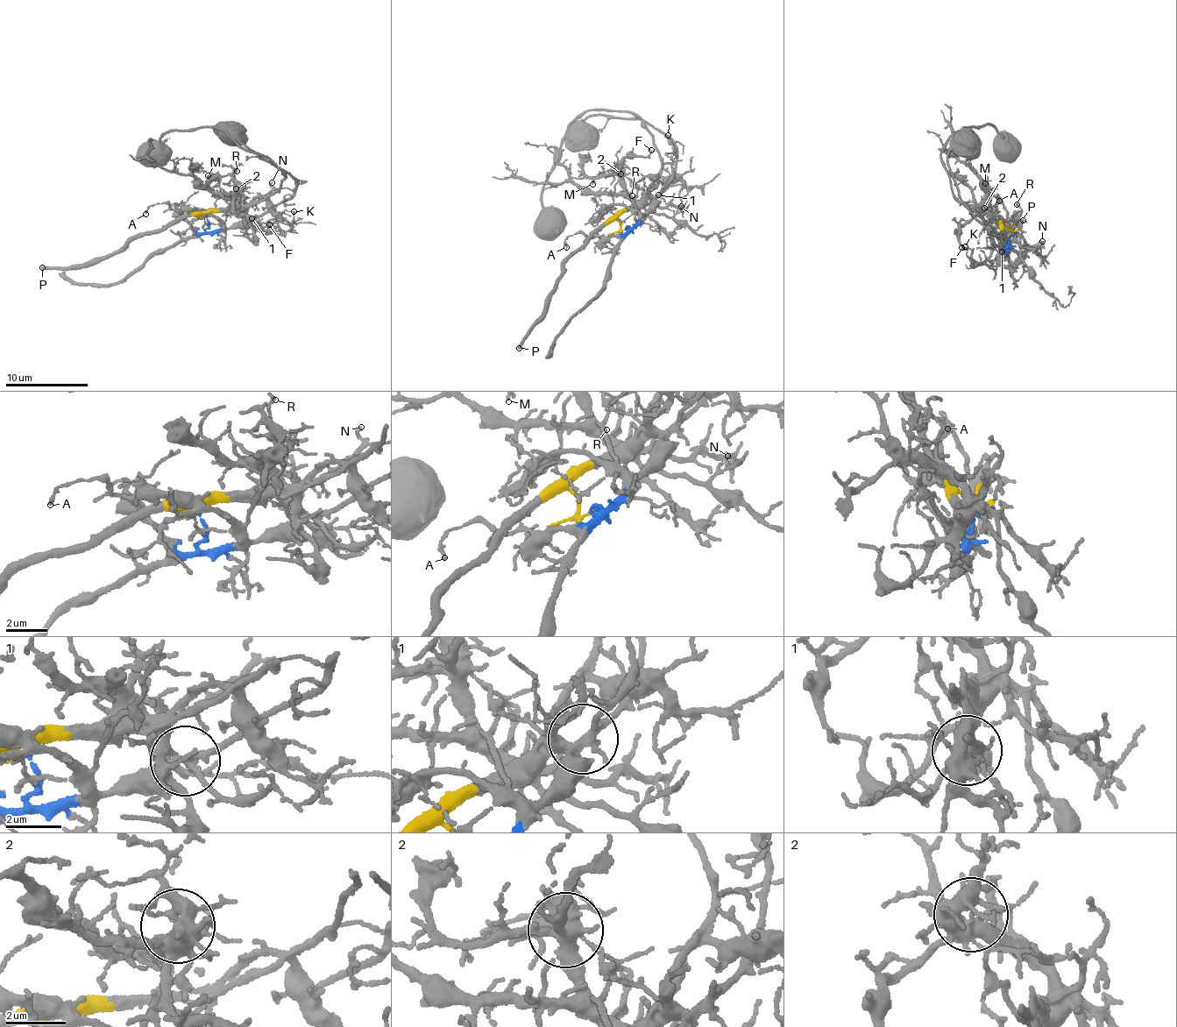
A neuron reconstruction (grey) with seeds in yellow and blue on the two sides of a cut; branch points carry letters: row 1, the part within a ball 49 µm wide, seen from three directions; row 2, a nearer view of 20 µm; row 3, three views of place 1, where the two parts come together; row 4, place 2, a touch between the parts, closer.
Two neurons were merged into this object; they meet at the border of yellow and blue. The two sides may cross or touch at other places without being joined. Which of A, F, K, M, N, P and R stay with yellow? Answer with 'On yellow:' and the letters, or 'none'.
On yellow: F, K, M, N, P, R

